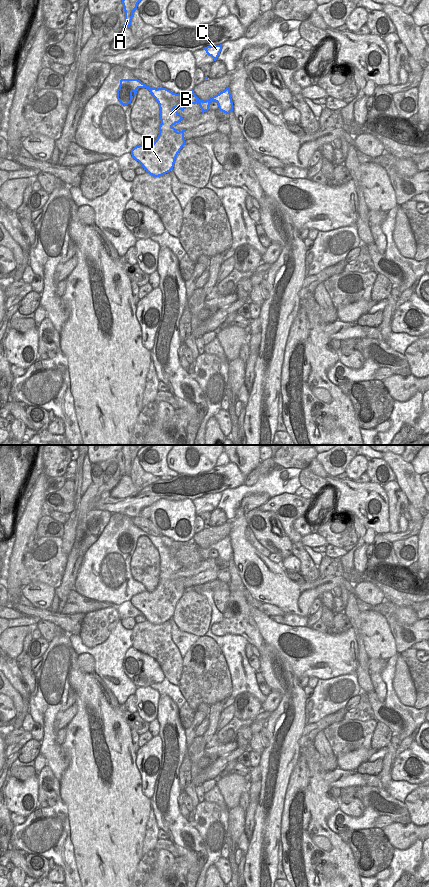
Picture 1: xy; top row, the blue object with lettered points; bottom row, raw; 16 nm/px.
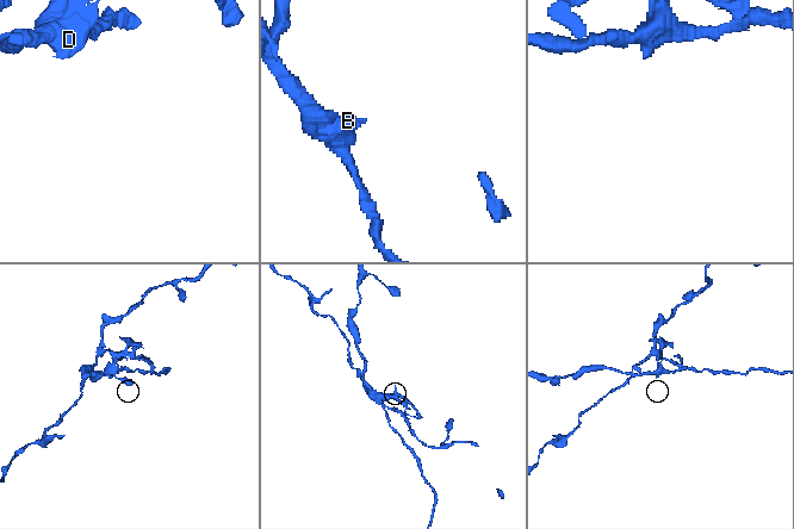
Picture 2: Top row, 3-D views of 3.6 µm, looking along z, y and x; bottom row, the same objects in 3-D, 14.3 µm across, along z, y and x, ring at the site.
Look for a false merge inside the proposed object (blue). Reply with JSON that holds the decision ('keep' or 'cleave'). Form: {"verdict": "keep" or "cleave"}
{"verdict": "cleave"}

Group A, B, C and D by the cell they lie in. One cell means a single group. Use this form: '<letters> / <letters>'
A B C / D

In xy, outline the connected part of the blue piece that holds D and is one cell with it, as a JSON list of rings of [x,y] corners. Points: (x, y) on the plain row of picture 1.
[[[169,571],[160,572],[159,583],[153,592],[144,591],[131,598],[132,605],[154,625],[170,620],[175,607],[185,593],[184,580]]]

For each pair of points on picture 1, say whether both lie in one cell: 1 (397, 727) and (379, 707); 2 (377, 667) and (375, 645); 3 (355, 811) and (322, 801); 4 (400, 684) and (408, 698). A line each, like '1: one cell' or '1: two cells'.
1: one cell
2: two cells
3: two cells
4: one cell

